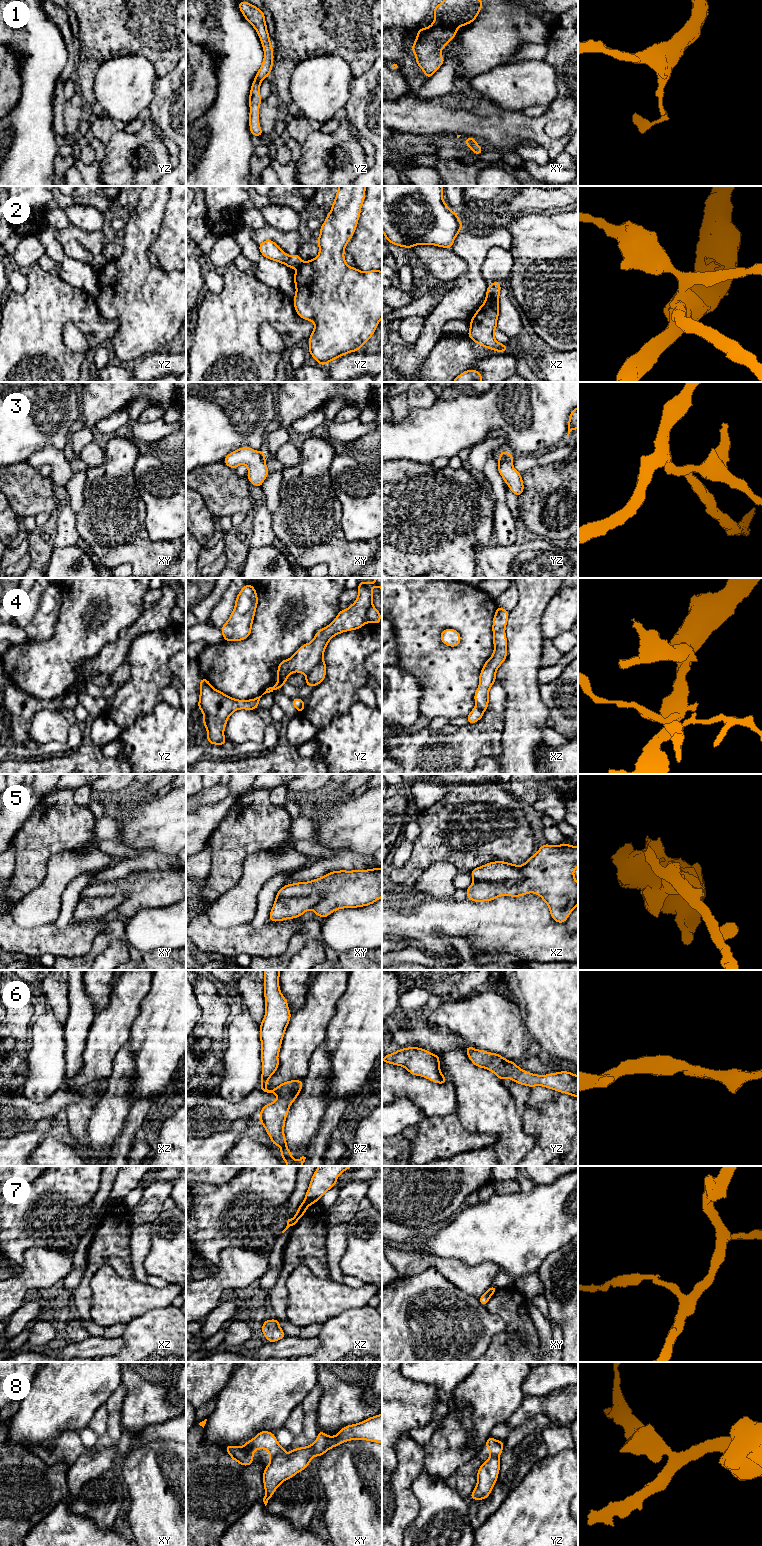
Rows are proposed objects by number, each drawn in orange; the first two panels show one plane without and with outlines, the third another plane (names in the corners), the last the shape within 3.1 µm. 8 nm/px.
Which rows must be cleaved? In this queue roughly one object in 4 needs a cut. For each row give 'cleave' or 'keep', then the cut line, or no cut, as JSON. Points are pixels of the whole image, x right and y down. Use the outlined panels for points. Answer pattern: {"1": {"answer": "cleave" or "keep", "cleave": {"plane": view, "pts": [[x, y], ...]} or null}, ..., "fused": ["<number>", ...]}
{"1": {"answer": "keep", "cleave": null}, "2": {"answer": "cleave", "cleave": {"plane": "xz", "pts": [[497, 298], [485, 300]]}}, "3": {"answer": "keep", "cleave": null}, "4": {"answer": "keep", "cleave": null}, "5": {"answer": "cleave", "cleave": {"plane": "xz", "pts": [[523, 865], [523, 877], [516, 882], [496, 884], [474, 881]]}}, "6": {"answer": "keep", "cleave": null}, "7": {"answer": "cleave", "cleave": {"plane": "xy", "pts": [[485, 1293], [490, 1296]]}}, "8": {"answer": "cleave", "cleave": {"plane": "xy", "pts": [[283, 1452], [276, 1455], [270, 1461]]}}, "fused": ["2", "5", "7", "8"]}

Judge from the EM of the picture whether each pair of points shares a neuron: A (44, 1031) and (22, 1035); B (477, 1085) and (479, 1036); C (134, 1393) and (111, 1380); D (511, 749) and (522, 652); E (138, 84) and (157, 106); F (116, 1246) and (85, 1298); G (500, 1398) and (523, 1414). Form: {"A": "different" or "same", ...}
{"A": "different", "B": "different", "C": "different", "D": "same", "E": "different", "F": "same", "G": "different"}

